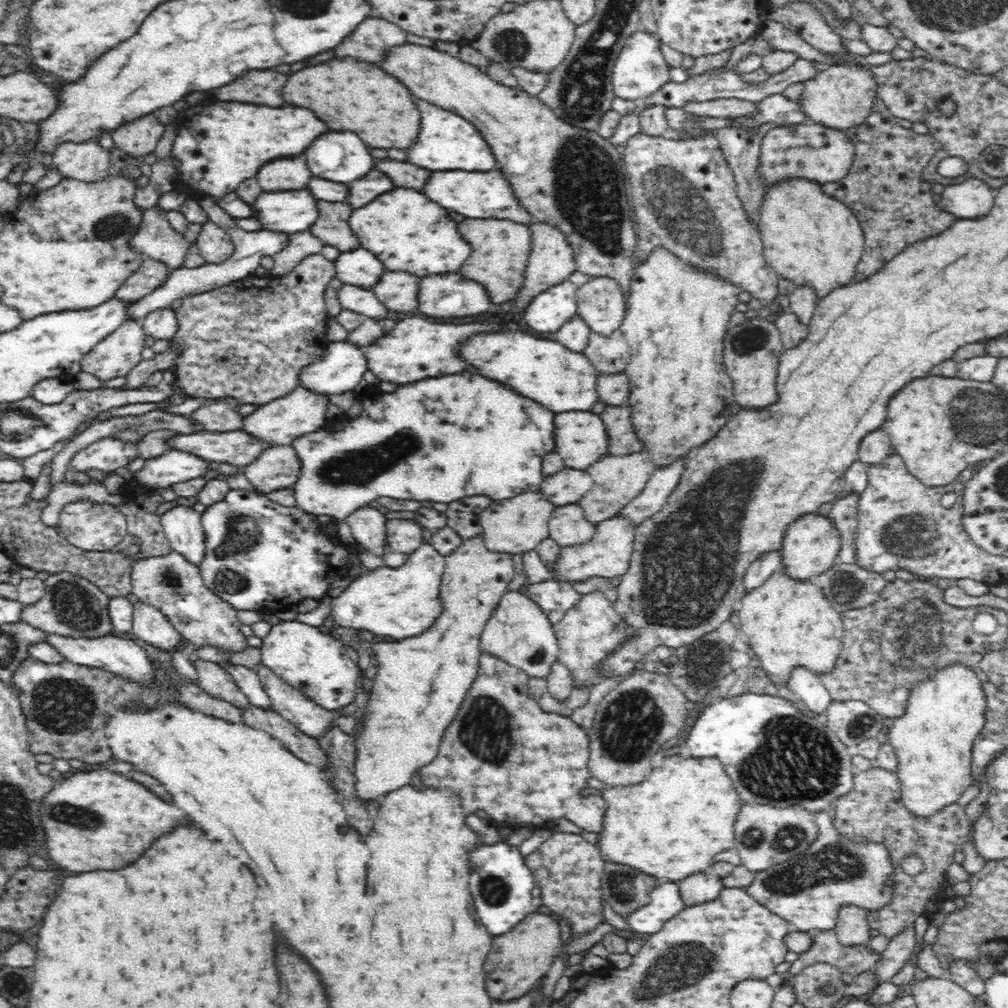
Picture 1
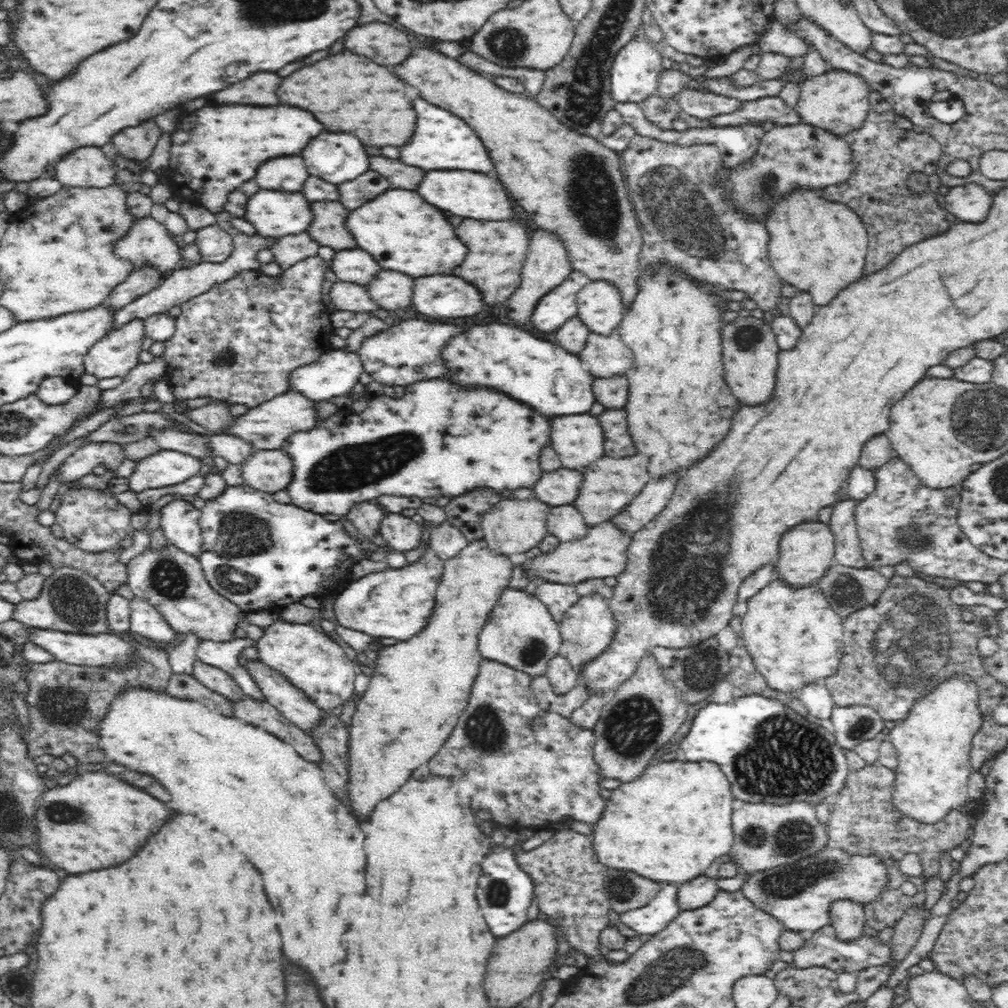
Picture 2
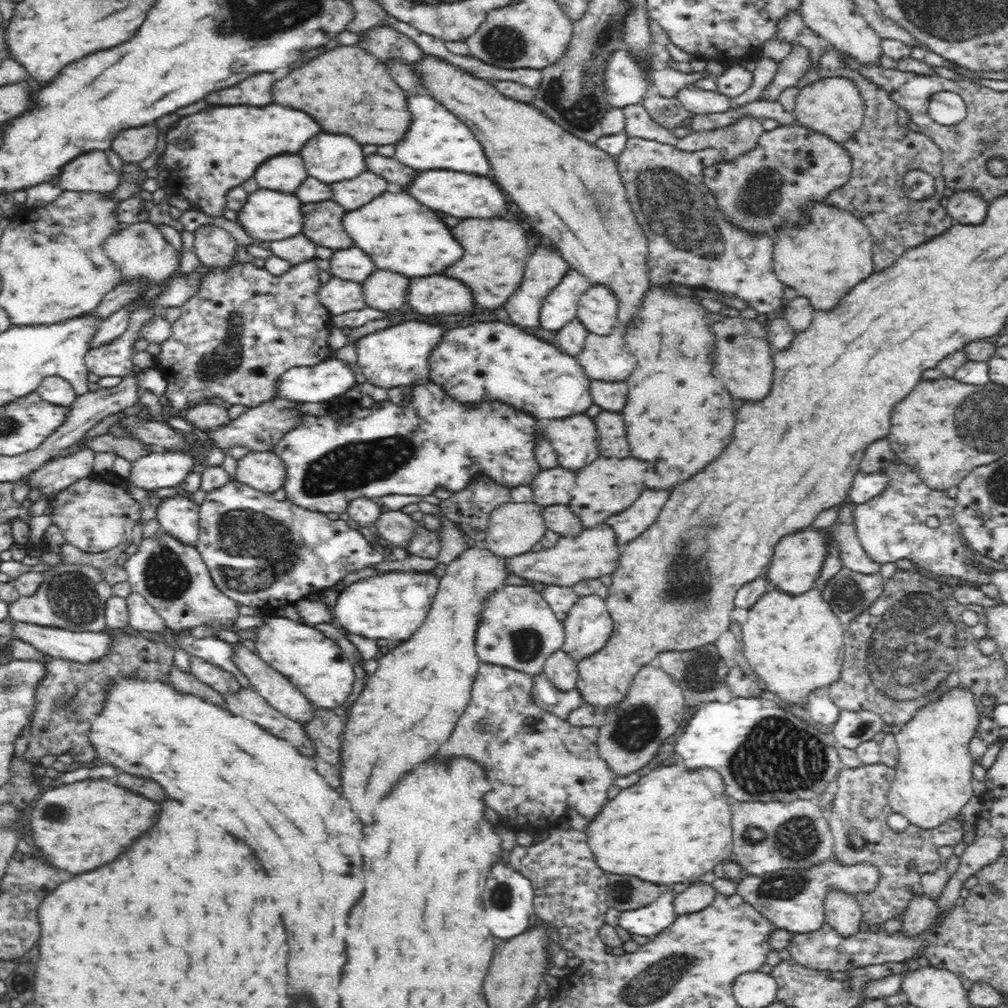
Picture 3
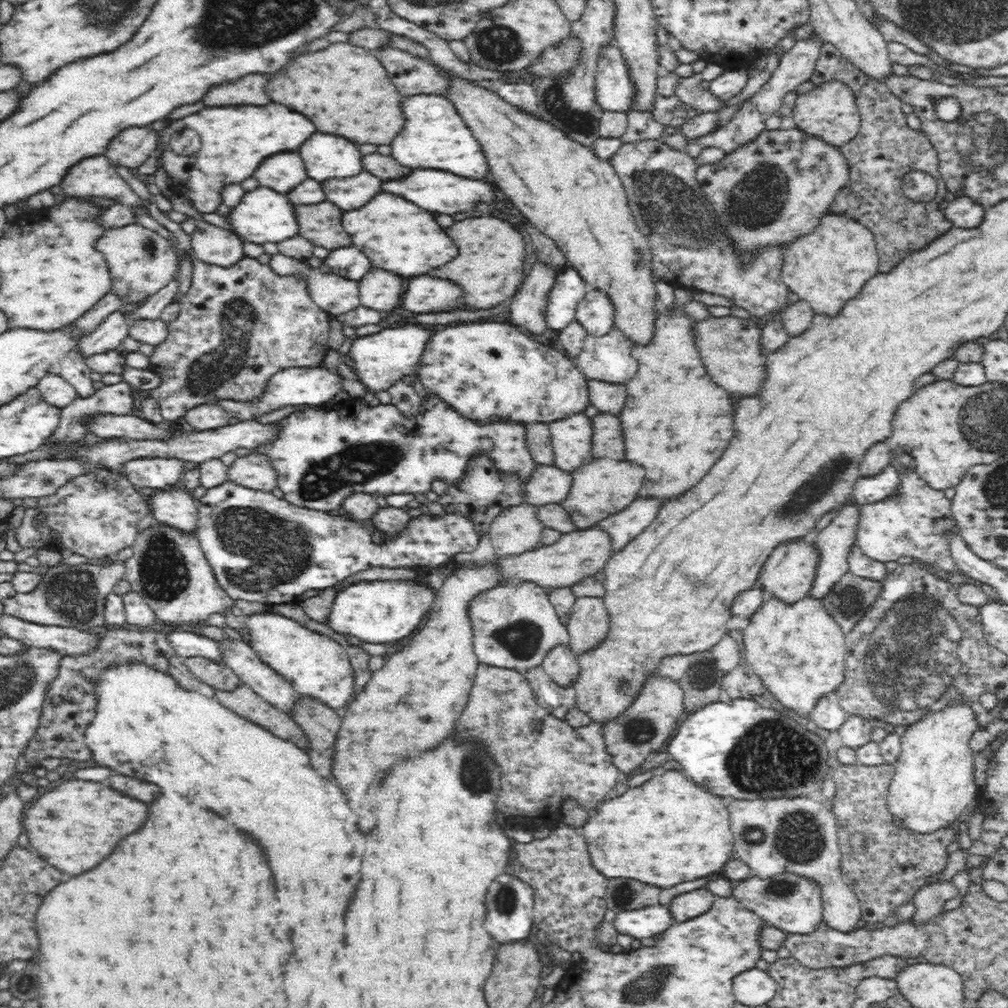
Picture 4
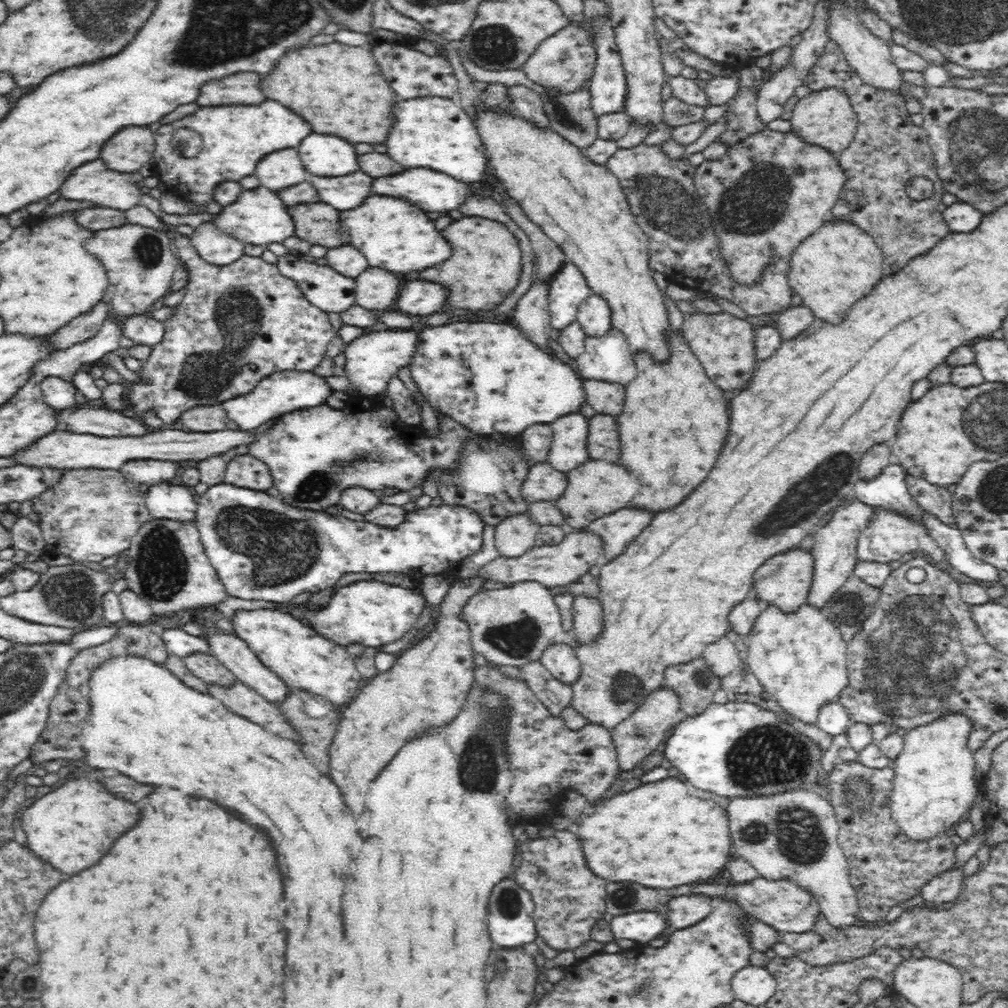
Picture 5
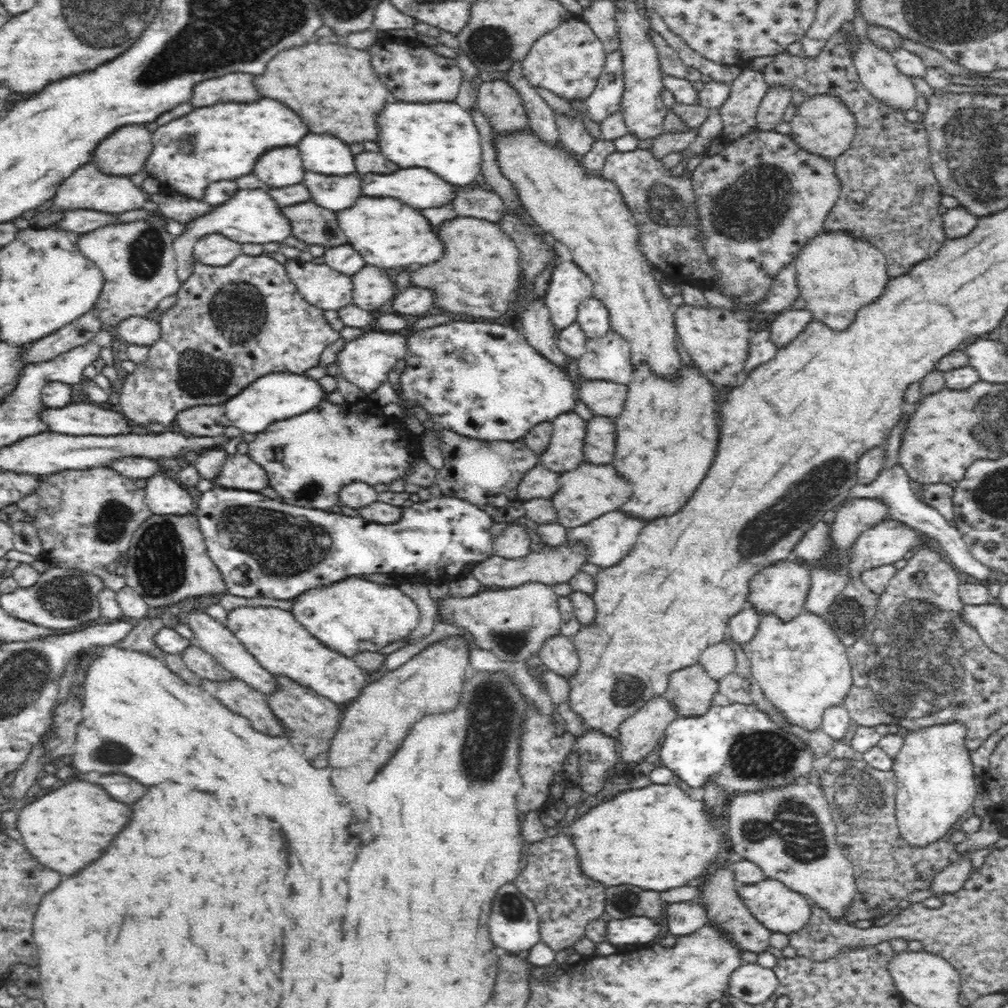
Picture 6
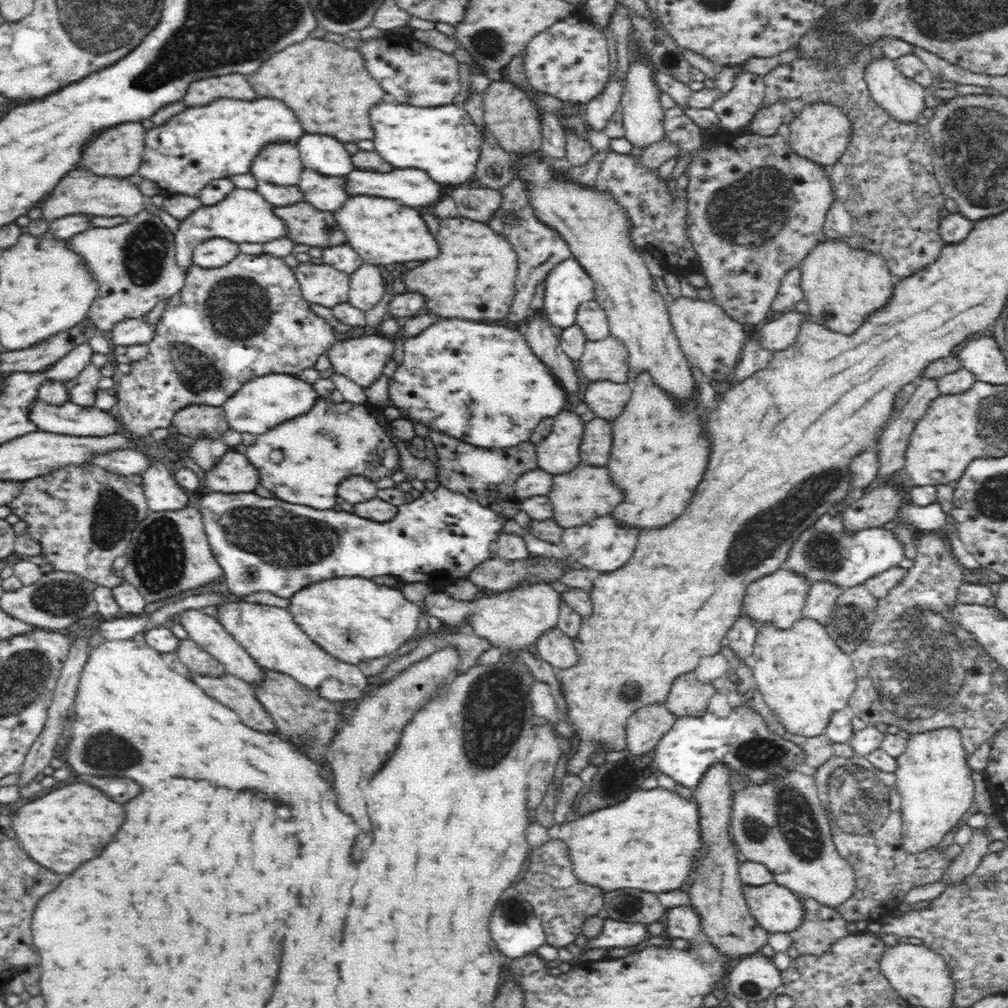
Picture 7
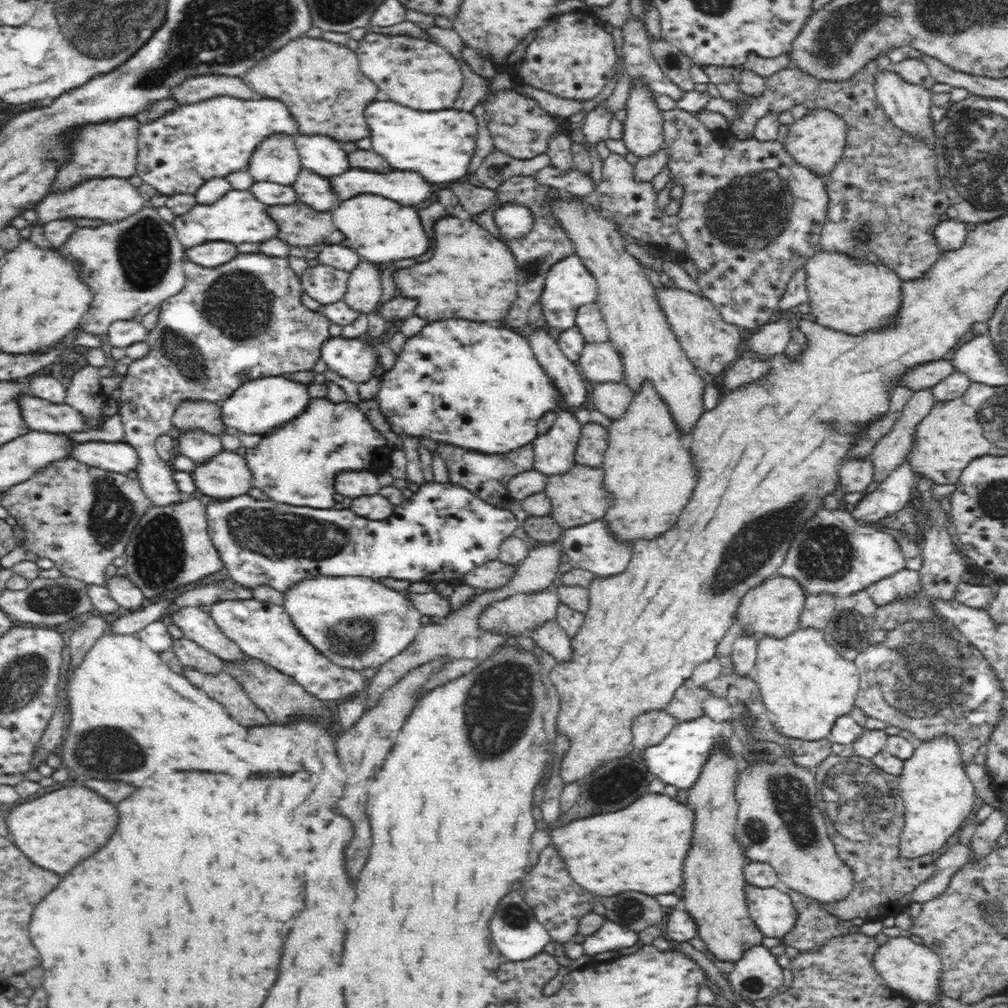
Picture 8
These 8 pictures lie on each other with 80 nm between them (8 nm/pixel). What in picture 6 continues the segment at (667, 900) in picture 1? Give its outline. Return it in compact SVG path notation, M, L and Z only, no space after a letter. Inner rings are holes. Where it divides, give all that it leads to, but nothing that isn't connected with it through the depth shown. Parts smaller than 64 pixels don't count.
M625 917L624 920L612 918L607 922L605 941L614 946L633 944L645 946L658 936L660 926L648 917Z

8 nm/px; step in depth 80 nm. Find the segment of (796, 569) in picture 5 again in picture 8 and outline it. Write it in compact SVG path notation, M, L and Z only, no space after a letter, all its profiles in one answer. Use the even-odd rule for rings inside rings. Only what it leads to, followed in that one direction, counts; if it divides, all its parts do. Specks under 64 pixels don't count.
M775 574L746 593L737 606L735 619L738 626L742 628L741 632L748 637L759 640L763 637L771 637L781 641L799 628L805 600L804 591L795 580Z

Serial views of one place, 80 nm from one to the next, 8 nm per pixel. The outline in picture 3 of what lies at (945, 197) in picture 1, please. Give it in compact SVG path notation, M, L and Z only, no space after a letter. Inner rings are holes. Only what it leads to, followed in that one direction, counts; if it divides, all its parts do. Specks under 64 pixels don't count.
M956 192L948 198L946 212L960 224L982 224L986 218L986 202L975 192Z

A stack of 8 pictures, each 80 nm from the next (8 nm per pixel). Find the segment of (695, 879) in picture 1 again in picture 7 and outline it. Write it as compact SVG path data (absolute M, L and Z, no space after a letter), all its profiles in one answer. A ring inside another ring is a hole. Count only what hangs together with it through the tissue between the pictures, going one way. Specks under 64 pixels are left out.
M689 905L664 909L666 929L671 938L684 938L691 942L702 936L701 921Z

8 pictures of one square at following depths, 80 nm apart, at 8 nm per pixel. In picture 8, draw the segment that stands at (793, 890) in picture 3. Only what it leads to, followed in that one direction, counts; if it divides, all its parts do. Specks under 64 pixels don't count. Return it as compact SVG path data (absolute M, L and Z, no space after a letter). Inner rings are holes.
M748 885L745 890L751 921L764 937L782 939L794 928L795 908L782 887L762 889Z

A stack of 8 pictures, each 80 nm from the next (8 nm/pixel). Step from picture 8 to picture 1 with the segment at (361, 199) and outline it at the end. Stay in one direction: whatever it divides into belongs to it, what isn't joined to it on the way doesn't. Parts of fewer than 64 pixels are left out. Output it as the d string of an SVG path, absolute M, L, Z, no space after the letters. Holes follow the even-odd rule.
M394 188L366 206L352 212L348 220L362 248L370 250L386 270L410 272L414 276L446 274L458 270L470 254L470 246L462 242L456 222L446 210L428 202L428 198L410 188Z

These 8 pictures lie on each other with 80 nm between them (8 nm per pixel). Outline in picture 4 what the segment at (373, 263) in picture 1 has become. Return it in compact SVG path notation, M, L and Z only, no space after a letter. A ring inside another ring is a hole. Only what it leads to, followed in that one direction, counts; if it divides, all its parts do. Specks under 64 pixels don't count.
M341 246L331 250L325 263L334 274L356 282L370 270L370 260L356 246Z

